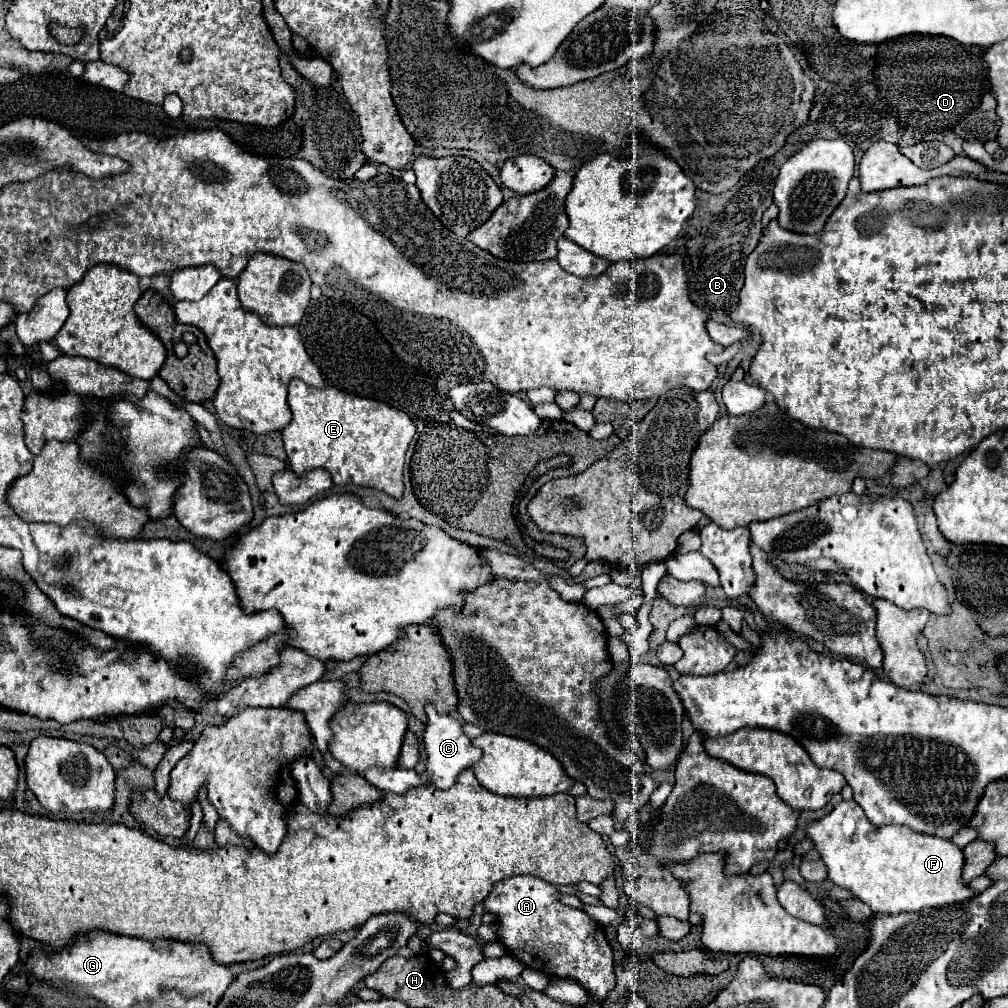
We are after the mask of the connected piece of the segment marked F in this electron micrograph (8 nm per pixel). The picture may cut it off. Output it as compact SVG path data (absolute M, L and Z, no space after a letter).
M854 800L840 802L824 818L808 822L804 834L808 840L814 842L814 850L826 864L830 882L842 890L852 892L852 896L868 904L872 912L896 916L900 912L918 912L922 908L936 908L936 906L964 902L974 896L974 892L960 880L962 850L958 846L936 836L918 834L906 826L874 826L864 816L862 808L854 804Z

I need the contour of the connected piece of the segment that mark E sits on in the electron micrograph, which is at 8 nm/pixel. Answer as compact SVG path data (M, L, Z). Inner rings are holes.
M298 378L290 380L288 406L292 410L292 422L282 430L282 440L284 440L284 450L288 454L290 468L298 476L302 476L314 468L324 468L332 474L332 482L338 486L344 486L344 484L372 486L376 490L386 492L392 498L402 498L404 454L408 450L410 440L416 434L416 426L406 412L396 410L380 400L360 398L360 396L340 392L338 388L332 388L332 386L310 388Z

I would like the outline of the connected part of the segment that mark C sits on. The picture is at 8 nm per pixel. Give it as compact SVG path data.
M432 704L428 706L428 724L424 734L424 744L428 752L428 760L426 760L428 780L438 790L450 790L456 784L460 772L474 768L474 764L478 764L482 758L482 752L474 748L470 738L464 734L462 724L452 716L440 716Z

